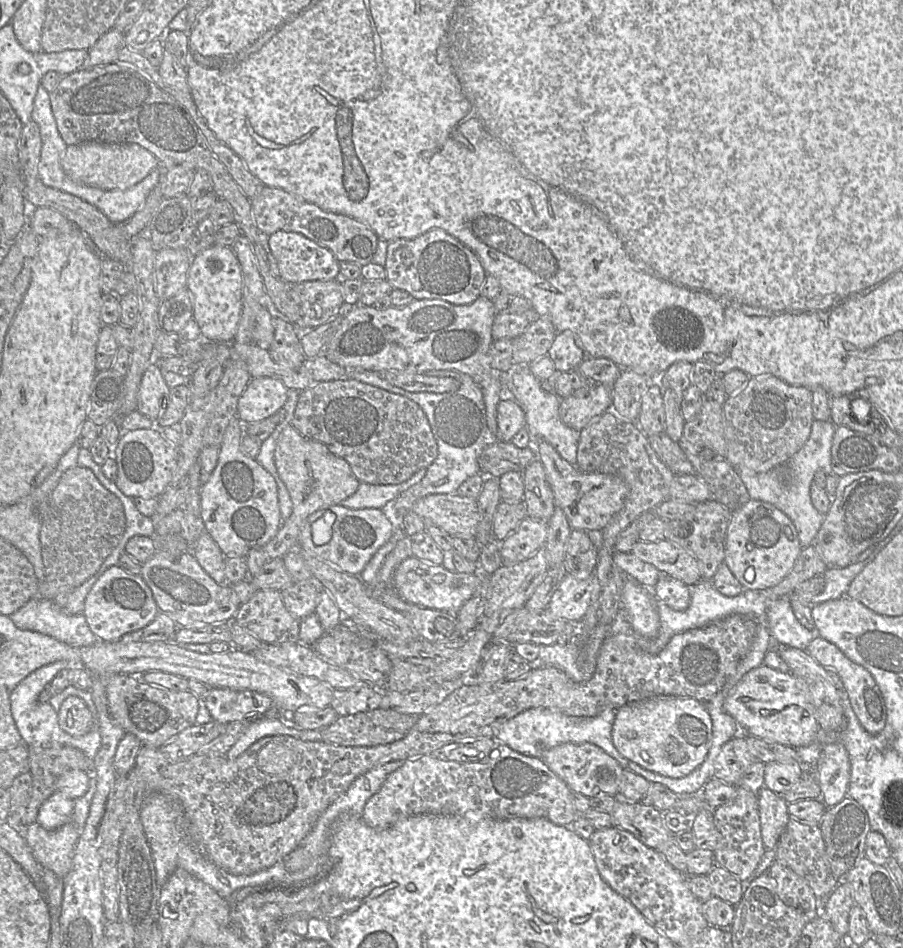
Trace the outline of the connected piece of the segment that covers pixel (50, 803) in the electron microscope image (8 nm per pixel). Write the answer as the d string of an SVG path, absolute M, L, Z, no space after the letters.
M55 791L40 807L36 822L46 830L55 830L72 821L74 800Z

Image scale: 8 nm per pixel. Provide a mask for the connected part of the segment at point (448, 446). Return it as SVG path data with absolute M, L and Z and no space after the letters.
M349 370L347 378L379 387L386 391L404 396L417 403L424 411L437 442L437 457L426 469L424 478L402 492L394 501L389 502L383 509L393 519L409 511L419 499L432 494L453 494L469 477L480 472L478 458L484 447L489 443L489 429L487 426L485 403L481 388L473 379L462 372L455 371L459 387L454 392L408 392L390 384L381 378L377 372L368 370Z

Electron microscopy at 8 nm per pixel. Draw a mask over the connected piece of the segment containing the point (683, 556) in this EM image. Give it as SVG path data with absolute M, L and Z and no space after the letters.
M669 540L637 542L630 552L640 560L655 566L662 573L687 586L693 586L701 580L697 560Z

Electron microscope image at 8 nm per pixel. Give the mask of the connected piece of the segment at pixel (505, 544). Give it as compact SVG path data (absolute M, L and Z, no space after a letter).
M526 516L500 543L502 565L513 565L530 558L545 545L548 522Z

